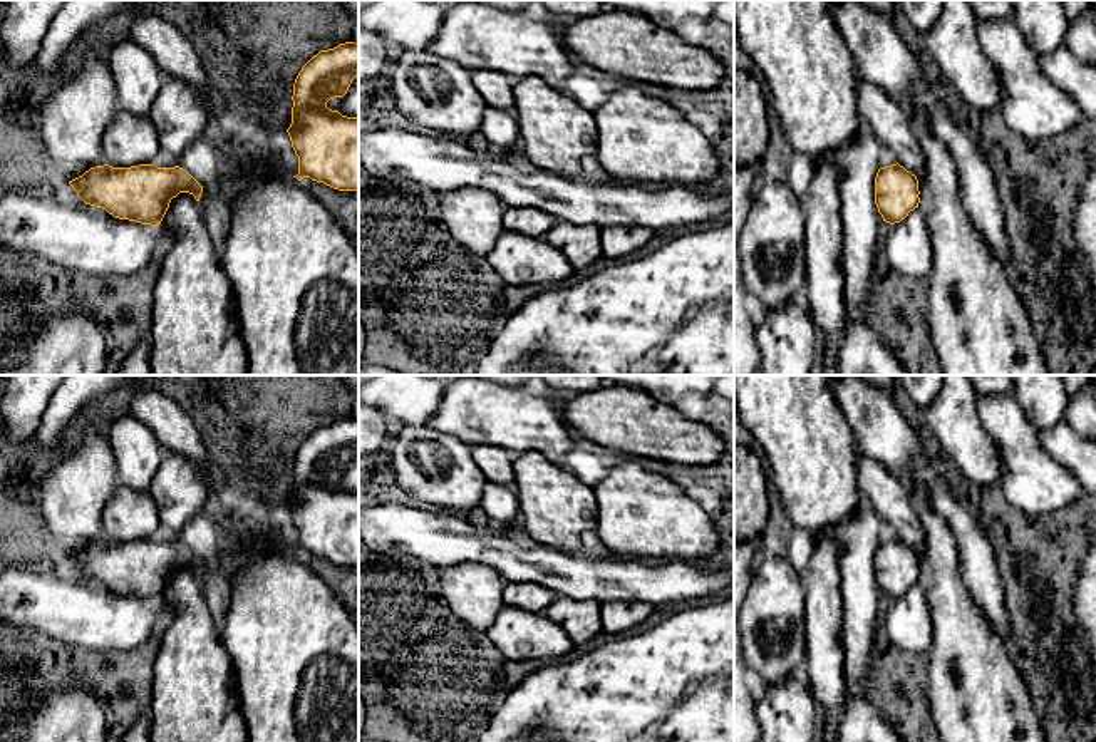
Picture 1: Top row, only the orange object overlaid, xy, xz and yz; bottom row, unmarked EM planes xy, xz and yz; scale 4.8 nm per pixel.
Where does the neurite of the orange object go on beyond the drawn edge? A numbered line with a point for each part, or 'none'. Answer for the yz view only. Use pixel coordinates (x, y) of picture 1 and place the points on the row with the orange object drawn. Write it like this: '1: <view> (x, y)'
1: yz (909, 247)

